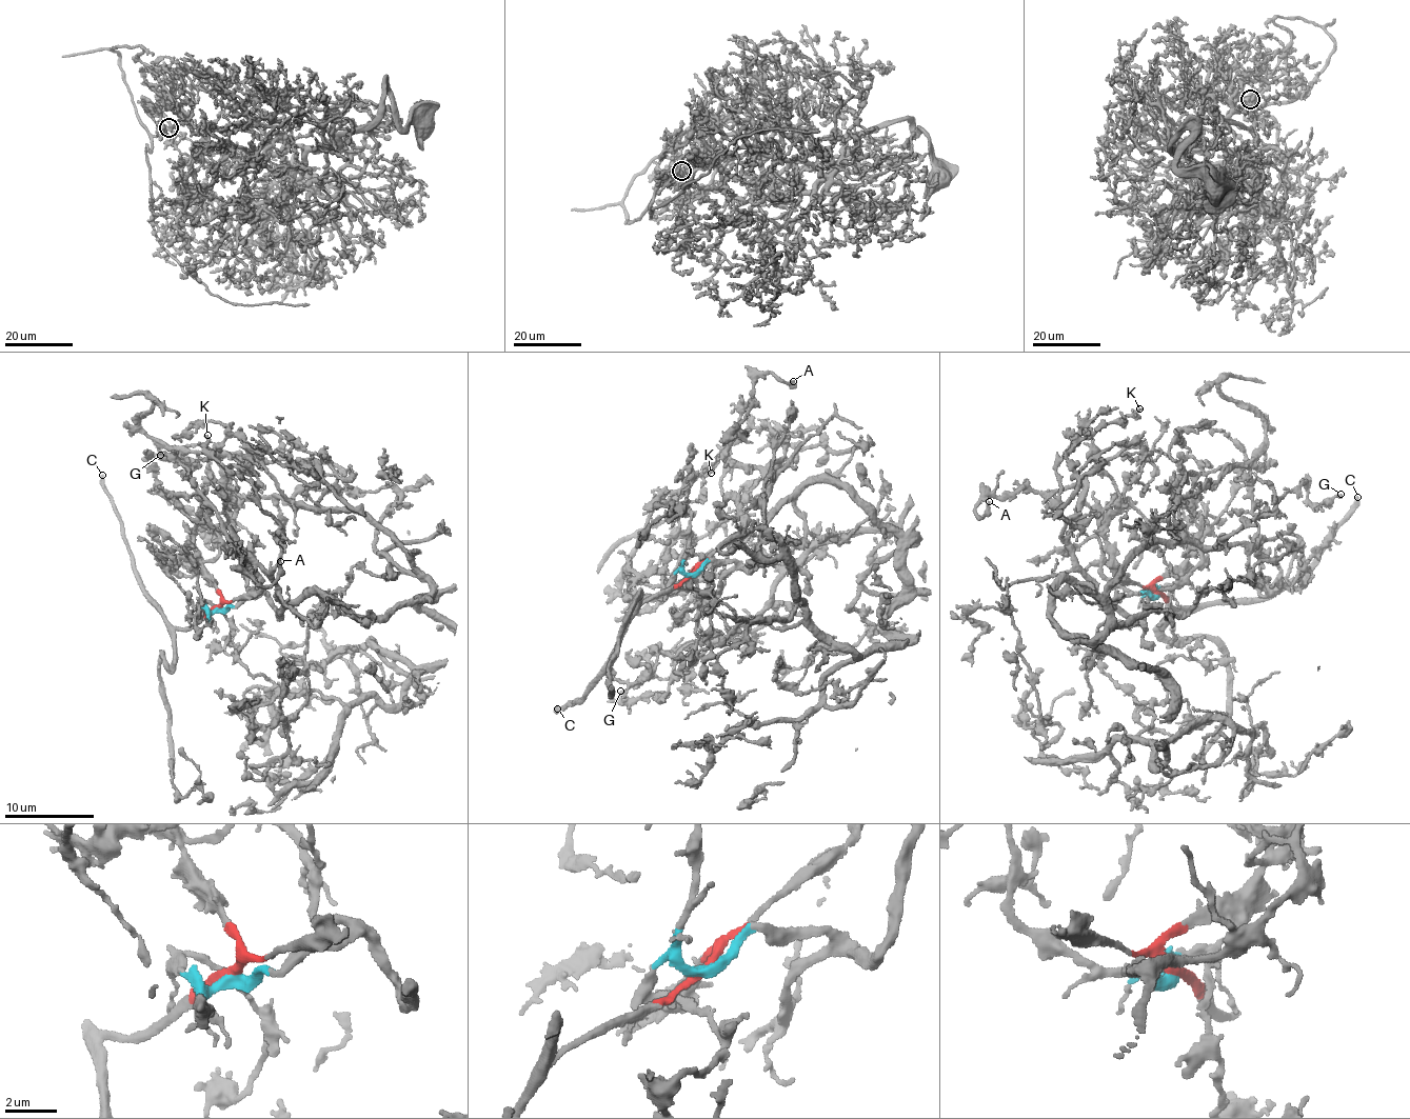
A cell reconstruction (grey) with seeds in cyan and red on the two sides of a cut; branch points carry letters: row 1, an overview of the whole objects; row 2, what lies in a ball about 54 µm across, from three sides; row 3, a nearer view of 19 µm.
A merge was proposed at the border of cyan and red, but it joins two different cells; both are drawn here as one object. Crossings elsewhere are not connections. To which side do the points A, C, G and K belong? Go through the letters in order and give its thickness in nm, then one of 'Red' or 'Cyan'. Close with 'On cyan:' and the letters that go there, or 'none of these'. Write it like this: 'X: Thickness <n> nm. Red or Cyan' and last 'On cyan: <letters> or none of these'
A: Thickness 240 nm. Cyan
C: Thickness 320 nm. Red
G: Thickness 200 nm. Cyan
K: Thickness 190 nm. Cyan
On cyan: A, G, K

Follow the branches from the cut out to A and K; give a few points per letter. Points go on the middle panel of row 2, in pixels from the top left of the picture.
A: (692, 576), (709, 561), (753, 567), (767, 490), (759, 470), (727, 452), (753, 382), (770, 373), (792, 381)
K: (692, 576), (709, 561), (755, 565), (771, 463), (785, 440), (769, 423), (747, 431), (708, 464), (711, 474)

